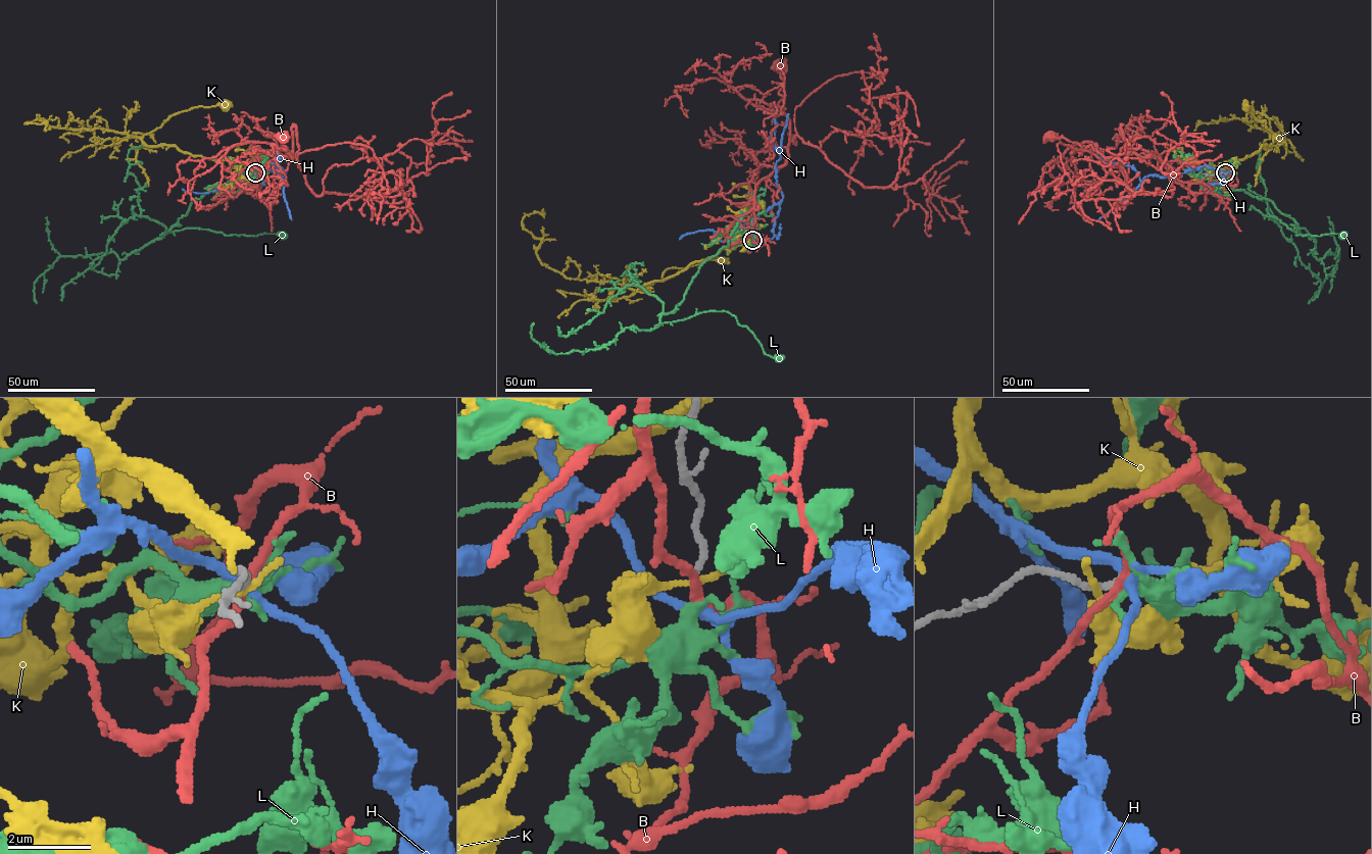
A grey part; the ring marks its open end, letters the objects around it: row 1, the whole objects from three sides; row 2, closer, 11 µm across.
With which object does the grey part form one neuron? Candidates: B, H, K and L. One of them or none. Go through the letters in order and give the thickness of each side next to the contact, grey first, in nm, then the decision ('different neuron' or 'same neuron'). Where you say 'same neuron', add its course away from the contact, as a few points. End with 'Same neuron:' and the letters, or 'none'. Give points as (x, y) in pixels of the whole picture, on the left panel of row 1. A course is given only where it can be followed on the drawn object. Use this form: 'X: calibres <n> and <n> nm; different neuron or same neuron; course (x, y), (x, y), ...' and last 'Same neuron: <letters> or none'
B: calibres 160 and 200 nm; different neuron
H: calibres 150 and 200 nm; different neuron
K: calibres 180 and 120 nm; different neuron
L: calibres 150 and 280 nm; different neuron
Same neuron: none

